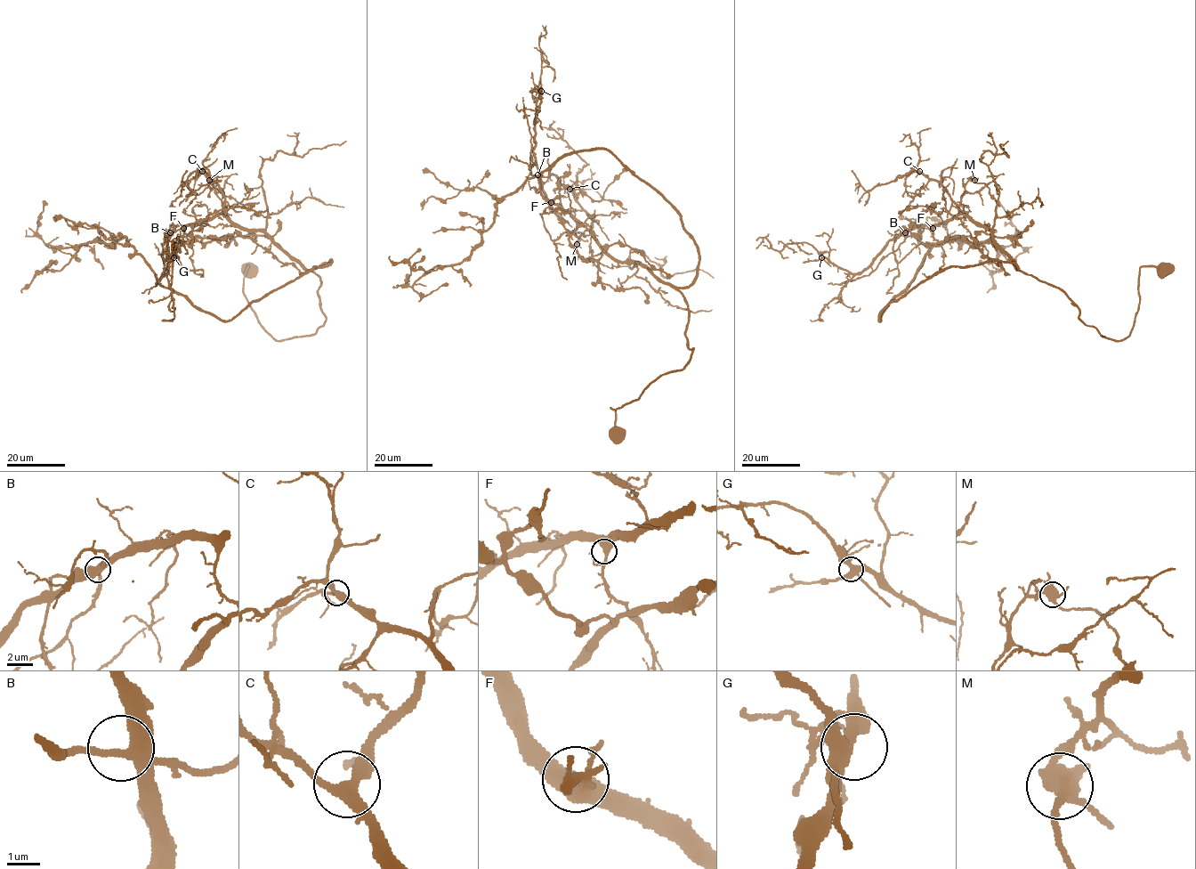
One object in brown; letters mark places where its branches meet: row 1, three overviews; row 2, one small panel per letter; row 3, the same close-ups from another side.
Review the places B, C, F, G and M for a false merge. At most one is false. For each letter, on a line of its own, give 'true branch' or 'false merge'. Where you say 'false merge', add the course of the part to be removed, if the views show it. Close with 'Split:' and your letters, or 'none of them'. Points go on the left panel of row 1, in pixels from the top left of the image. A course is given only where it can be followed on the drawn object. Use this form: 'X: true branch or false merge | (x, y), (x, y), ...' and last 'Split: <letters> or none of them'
B: true branch
C: true branch
F: true branch
G: true branch
M: true branch
Split: none of them

